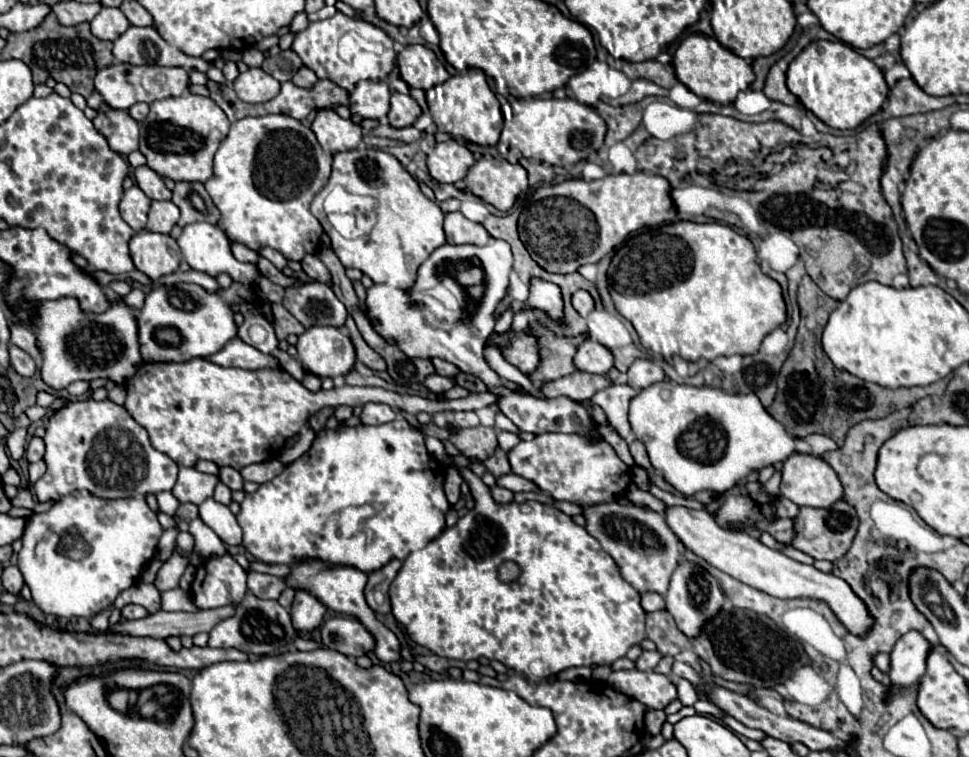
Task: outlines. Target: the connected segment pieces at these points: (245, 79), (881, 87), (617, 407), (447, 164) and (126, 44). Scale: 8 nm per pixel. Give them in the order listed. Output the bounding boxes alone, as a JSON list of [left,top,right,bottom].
[[234,69,280,103],[788,41,888,129],[590,385,638,437],[428,139,474,183],[114,27,208,73]]

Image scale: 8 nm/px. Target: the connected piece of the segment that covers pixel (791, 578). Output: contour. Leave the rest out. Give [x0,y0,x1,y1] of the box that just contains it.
[666,507,874,637]

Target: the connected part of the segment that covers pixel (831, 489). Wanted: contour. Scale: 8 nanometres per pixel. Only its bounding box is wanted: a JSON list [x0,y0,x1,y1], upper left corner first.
[780,453,842,507]

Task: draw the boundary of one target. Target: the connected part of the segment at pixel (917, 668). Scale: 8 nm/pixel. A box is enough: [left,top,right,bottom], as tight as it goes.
[890,631,934,687]

